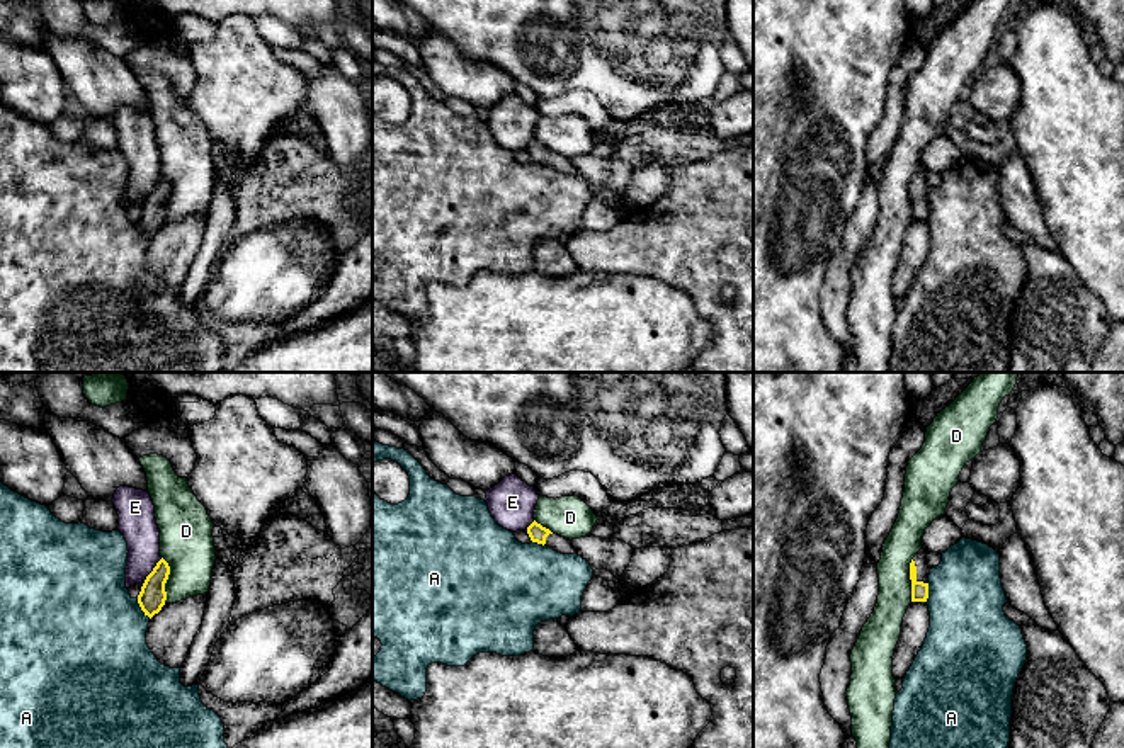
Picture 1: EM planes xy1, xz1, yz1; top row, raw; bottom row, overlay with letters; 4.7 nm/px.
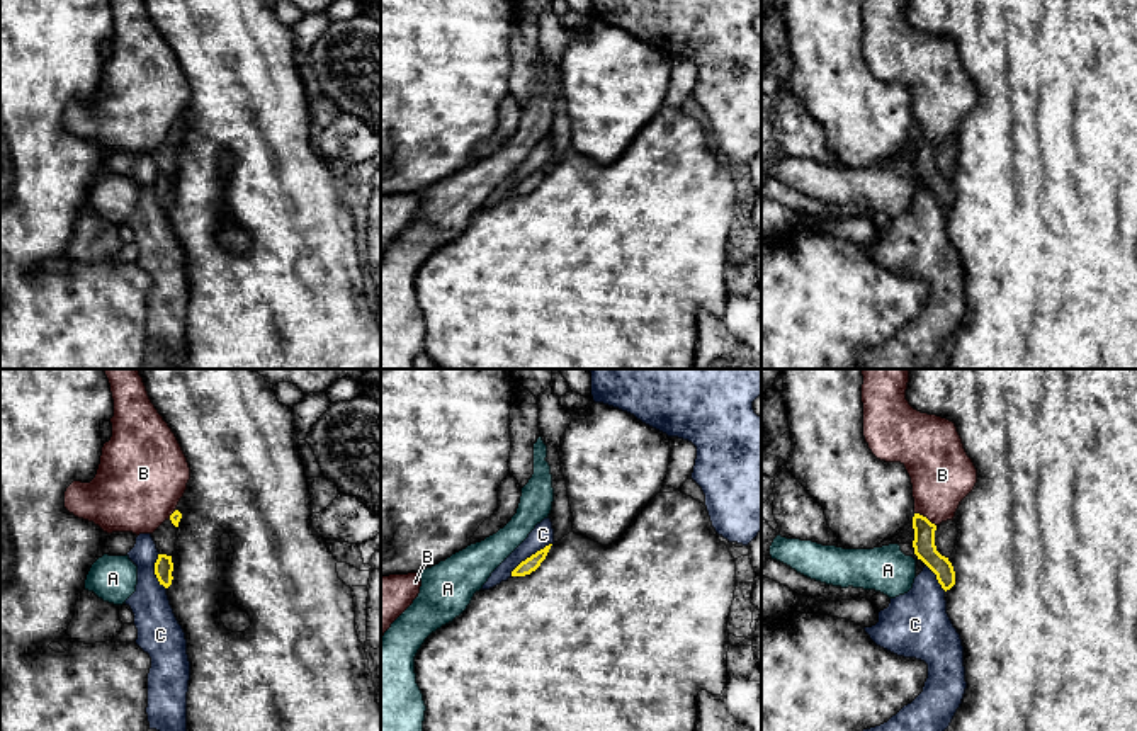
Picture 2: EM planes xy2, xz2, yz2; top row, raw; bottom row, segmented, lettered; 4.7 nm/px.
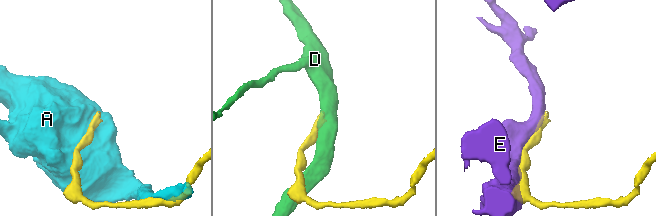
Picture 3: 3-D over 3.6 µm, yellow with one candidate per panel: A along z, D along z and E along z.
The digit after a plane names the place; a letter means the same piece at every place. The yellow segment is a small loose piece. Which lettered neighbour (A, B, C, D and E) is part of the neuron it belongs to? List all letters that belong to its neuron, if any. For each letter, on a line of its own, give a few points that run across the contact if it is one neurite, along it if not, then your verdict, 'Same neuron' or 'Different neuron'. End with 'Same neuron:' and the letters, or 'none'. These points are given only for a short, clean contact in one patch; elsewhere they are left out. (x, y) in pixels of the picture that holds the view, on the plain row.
A: Different neuron
B: Different neuron
C: Line: xz2 (551, 162), (527, 175), (510, 194). Different neuron
D: Different neuron
E: Different neuron
Same neuron: none

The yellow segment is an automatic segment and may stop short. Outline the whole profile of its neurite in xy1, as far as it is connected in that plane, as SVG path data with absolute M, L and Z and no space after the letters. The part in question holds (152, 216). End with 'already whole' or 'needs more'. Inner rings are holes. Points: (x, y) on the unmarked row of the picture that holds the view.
M162 177L153 190L146 196L141 211L138 214L138 223L145 235L150 238L162 230L167 219L165 202L170 194L168 182Z; already whole

